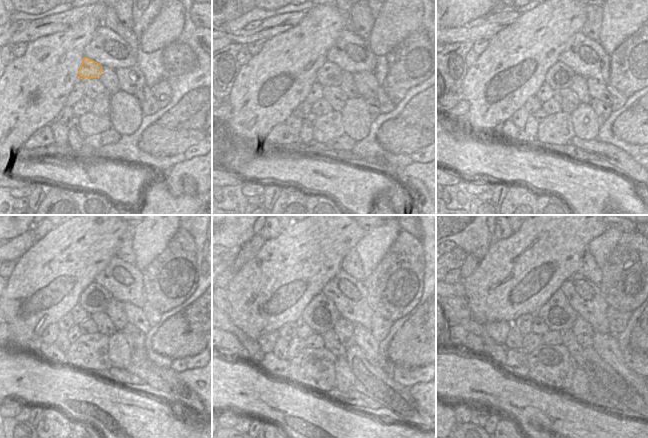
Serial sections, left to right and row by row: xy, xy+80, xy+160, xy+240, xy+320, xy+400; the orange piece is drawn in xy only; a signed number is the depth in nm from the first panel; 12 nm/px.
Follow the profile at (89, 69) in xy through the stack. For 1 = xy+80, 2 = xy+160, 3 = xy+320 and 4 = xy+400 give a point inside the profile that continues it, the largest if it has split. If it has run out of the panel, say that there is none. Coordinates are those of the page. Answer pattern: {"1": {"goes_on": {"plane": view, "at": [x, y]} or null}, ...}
{"1": {"goes_on": {"plane": "xy+80", "at": [330, 74]}}, "2": {"goes_on": {"plane": "xy+160", "at": [560, 79]}}, "3": {"goes_on": {"plane": "xy+320", "at": [331, 313]}}, "4": {"goes_on": {"plane": "xy+400", "at": [557, 313]}}}

